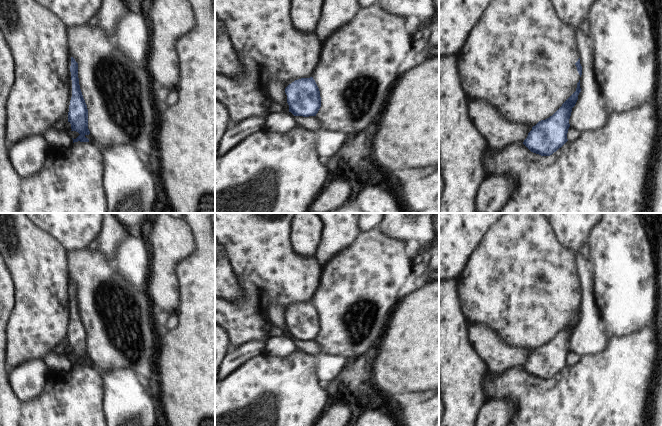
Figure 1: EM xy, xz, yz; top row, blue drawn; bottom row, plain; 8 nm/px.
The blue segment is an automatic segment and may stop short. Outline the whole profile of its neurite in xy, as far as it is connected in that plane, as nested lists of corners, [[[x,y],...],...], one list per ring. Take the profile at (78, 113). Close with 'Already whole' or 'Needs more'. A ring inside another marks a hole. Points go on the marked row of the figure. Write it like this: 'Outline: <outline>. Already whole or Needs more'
Outline: [[[71,57],[71,80],[72,80],[72,97],[69,105],[68,122],[71,124],[71,131],[76,131],[80,135],[73,139],[74,142],[89,142],[86,135],[90,134],[88,129],[88,109],[83,98],[78,78],[78,63]]]. Already whole

